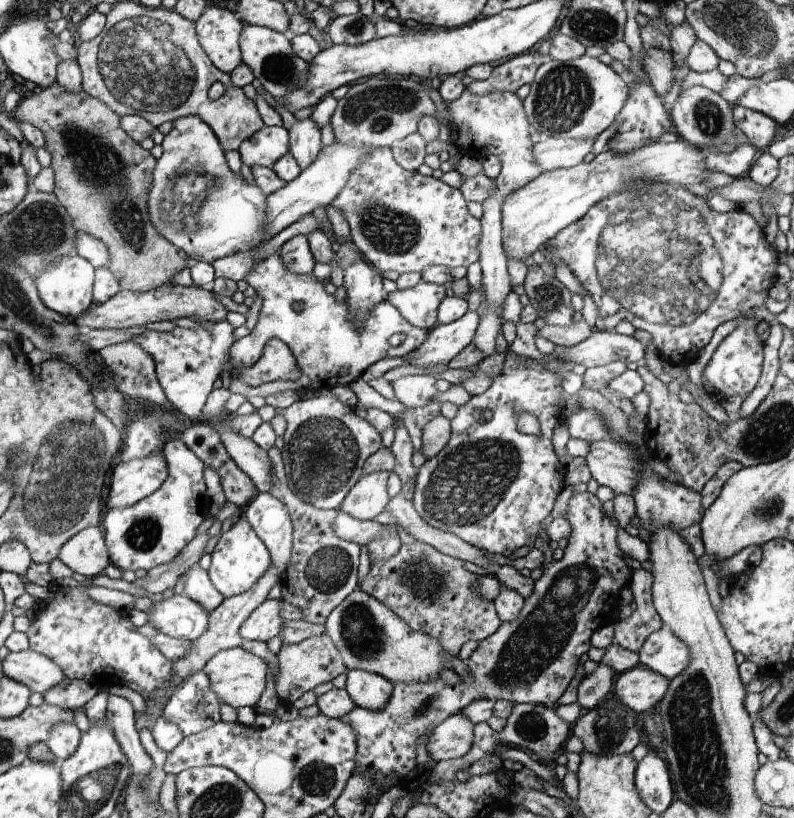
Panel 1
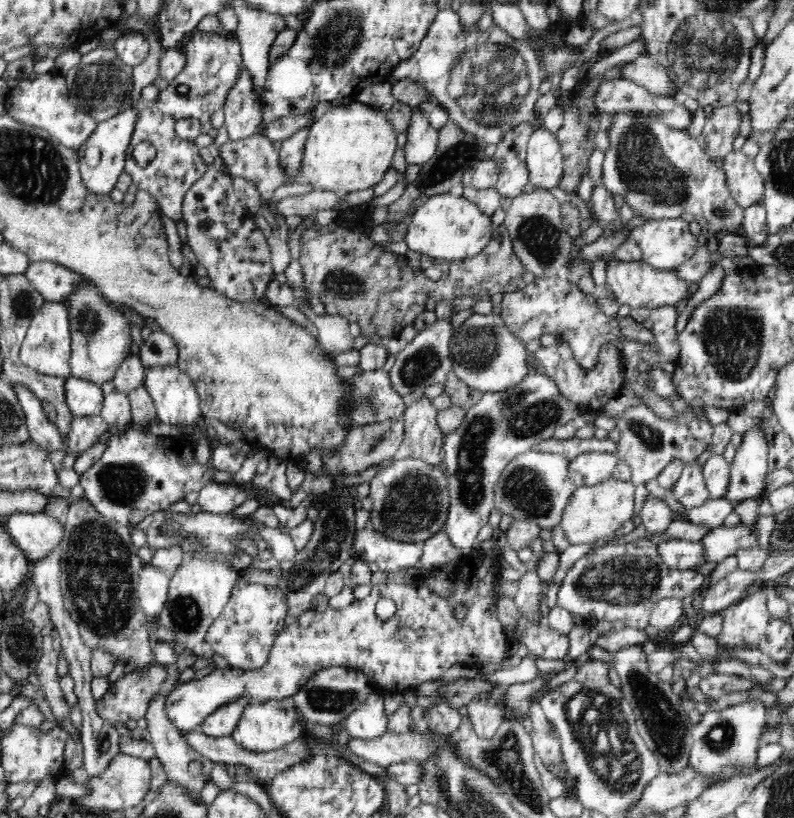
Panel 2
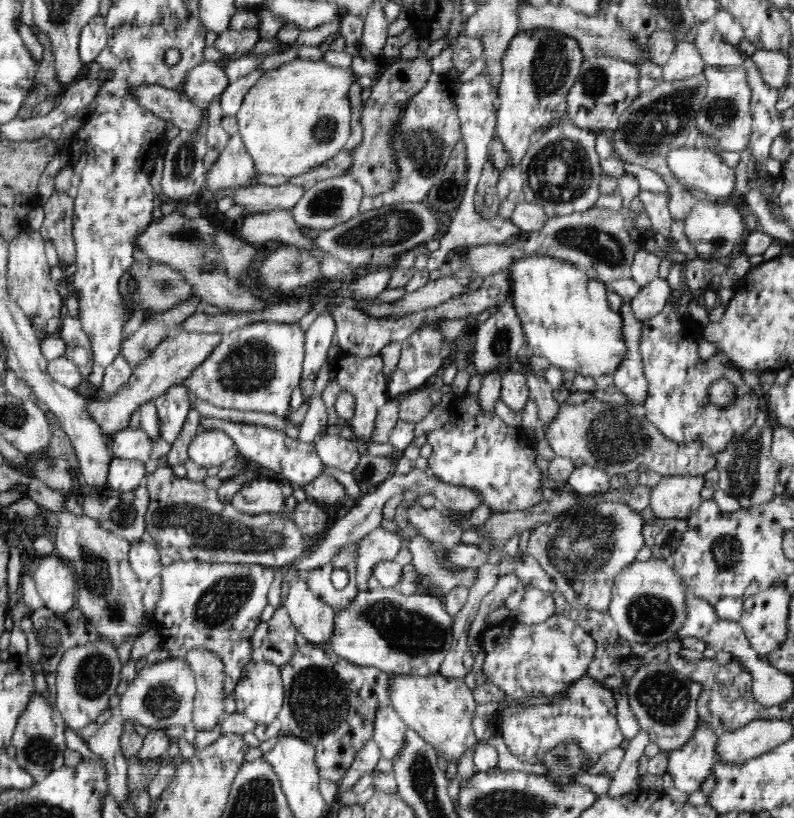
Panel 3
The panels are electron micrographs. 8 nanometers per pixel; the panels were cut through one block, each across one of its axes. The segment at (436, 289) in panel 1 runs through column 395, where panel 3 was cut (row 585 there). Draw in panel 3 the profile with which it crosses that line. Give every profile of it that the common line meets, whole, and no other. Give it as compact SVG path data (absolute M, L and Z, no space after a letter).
M306 576L291 582L283 607L306 641L328 647L327 643L334 637L335 612L307 588Z

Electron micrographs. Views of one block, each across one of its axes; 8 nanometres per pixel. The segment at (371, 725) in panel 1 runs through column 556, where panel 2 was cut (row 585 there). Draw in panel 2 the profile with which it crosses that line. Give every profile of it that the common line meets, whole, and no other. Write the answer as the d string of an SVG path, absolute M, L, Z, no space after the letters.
M638 539L635 543L623 545L605 545L592 550L570 566L565 578L559 586L557 593L557 606L563 608L572 617L584 617L586 627L592 627L597 621L613 621L623 627L644 630L649 625L652 607L665 598L683 599L694 590L704 589L704 575L694 574L693 569L672 570L661 553L657 551L657 545L648 539Z

